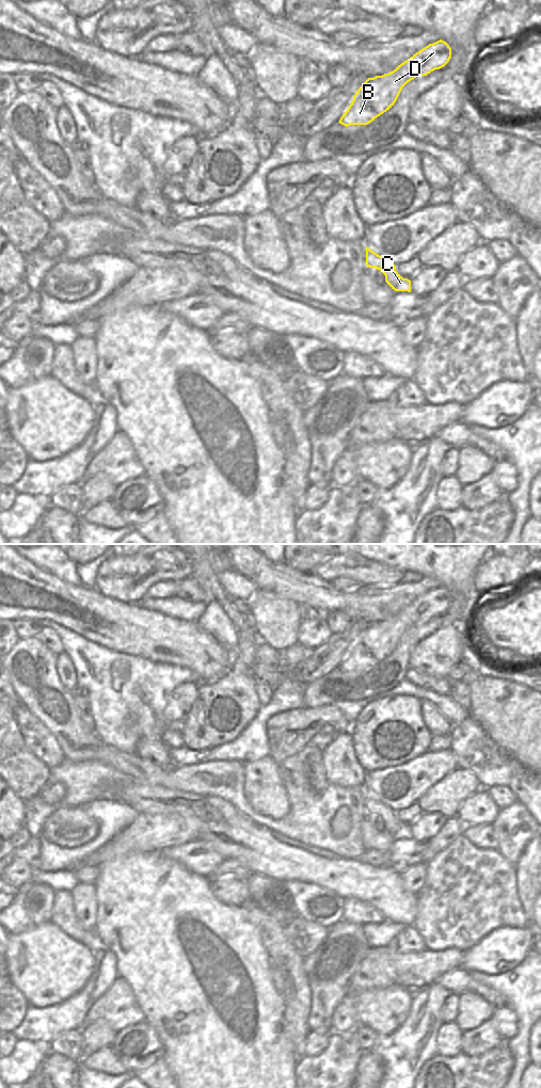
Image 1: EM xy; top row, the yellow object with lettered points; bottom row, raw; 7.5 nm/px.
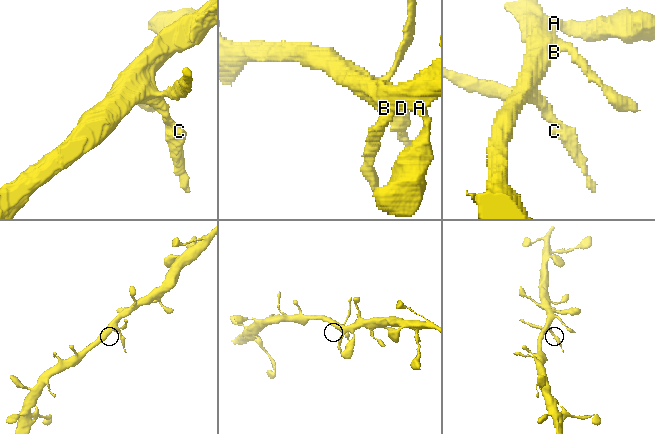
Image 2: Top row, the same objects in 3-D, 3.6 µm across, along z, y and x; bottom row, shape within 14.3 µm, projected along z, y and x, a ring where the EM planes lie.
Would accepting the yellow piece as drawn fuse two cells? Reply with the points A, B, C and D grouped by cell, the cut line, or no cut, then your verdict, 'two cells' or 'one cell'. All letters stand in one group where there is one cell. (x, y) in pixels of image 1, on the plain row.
A B C D | no cut | one cell

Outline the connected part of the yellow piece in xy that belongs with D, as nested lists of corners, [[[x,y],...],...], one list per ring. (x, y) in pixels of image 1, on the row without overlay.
[[[440,586],[413,601],[393,618],[368,624],[357,636],[338,669],[346,673],[371,669],[394,652],[408,628],[444,613],[450,604],[451,594]]]

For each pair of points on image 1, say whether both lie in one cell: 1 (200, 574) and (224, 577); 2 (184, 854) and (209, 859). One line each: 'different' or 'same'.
1: different
2: same

